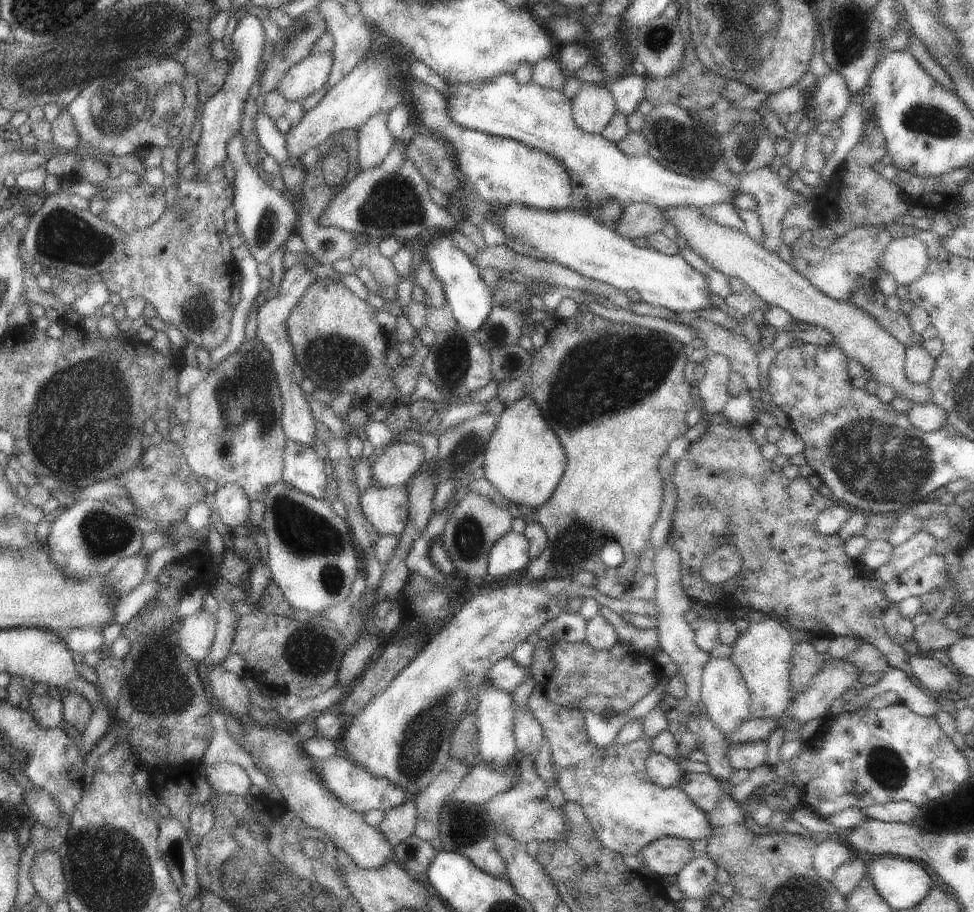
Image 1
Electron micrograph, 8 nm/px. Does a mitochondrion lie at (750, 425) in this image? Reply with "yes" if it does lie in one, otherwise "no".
no

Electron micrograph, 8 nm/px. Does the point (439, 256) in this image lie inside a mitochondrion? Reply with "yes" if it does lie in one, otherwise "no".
no

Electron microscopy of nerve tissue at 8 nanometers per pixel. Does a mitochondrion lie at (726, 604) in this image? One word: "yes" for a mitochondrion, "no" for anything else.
no

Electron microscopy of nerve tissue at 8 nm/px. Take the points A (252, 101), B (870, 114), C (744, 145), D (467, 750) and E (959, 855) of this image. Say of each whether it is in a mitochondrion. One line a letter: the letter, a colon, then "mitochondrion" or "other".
A: other
B: other
C: mitochondrion
D: mitochondrion
E: mitochondrion

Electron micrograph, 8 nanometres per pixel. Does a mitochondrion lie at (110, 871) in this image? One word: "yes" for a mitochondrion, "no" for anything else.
yes

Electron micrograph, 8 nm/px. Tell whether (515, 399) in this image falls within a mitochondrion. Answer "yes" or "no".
no

